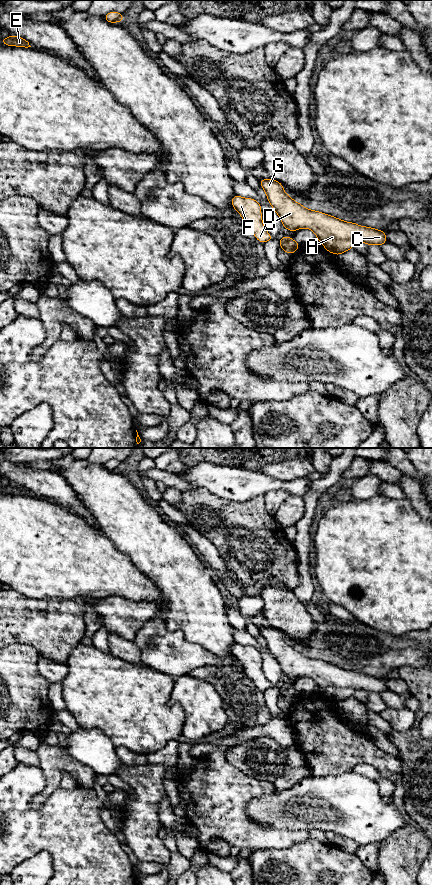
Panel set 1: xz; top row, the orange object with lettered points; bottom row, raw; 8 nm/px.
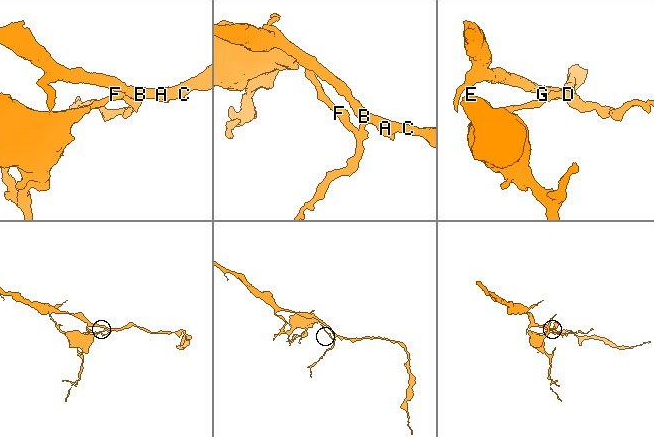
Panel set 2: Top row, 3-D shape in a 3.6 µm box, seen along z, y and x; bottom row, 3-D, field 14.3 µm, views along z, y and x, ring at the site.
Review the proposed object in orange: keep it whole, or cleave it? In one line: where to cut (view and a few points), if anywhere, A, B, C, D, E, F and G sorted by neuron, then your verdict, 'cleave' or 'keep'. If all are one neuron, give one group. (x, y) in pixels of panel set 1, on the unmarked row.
cut xz (290, 686), (280, 692); groups A B C G / D E F; cleave

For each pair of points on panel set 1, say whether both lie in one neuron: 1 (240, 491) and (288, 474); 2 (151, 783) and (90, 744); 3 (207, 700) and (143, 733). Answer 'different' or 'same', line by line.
1: different
2: different
3: same

